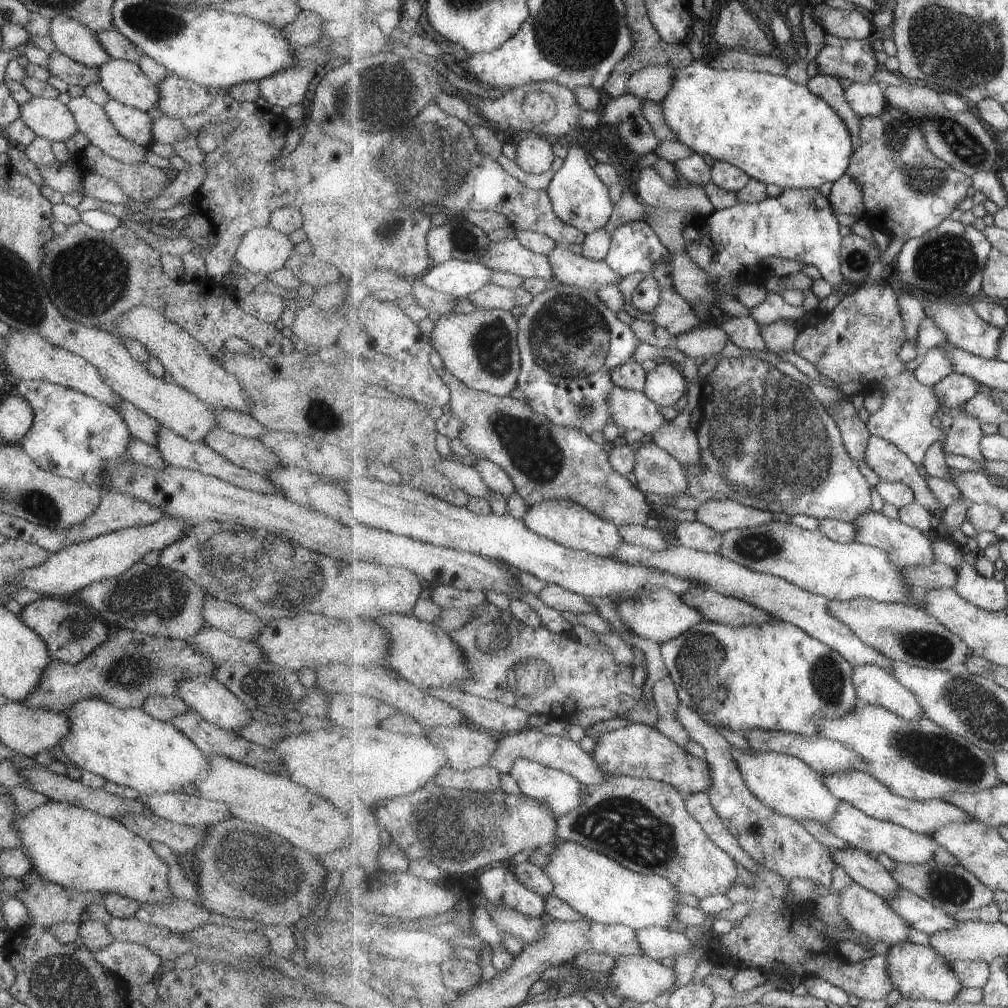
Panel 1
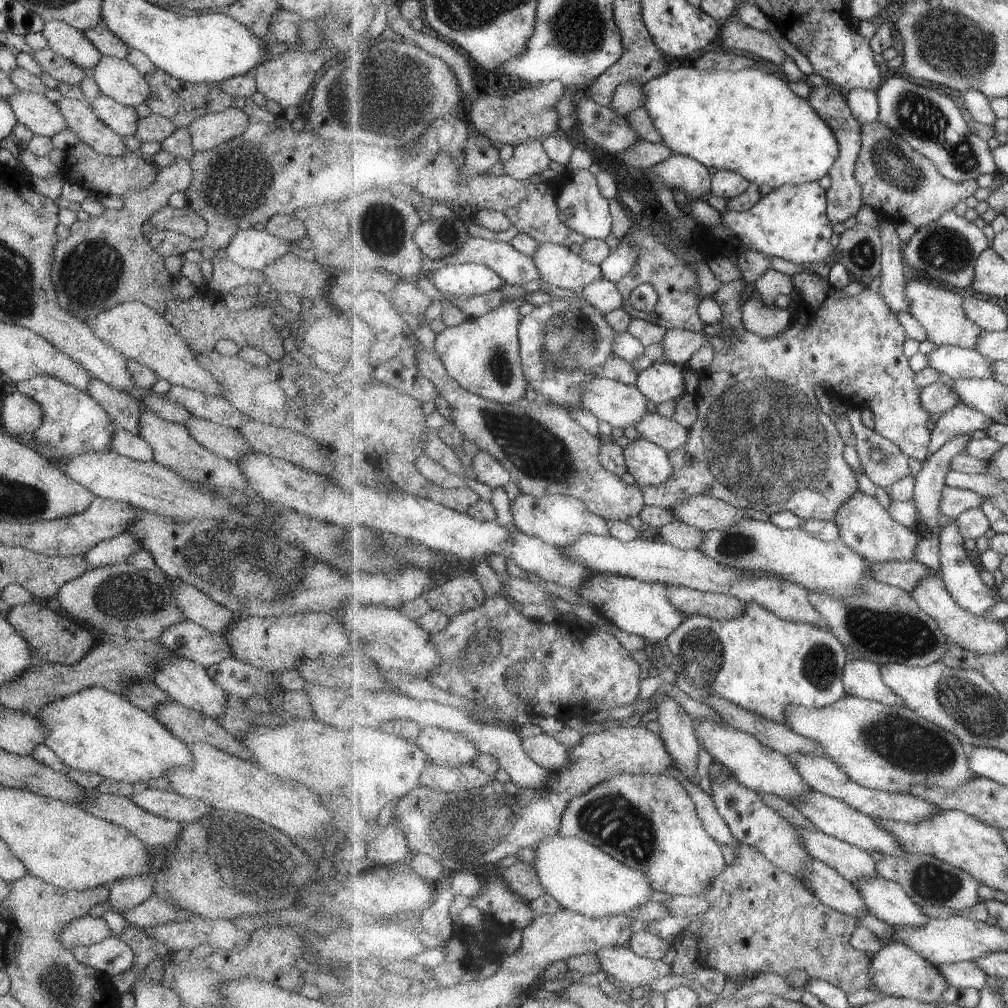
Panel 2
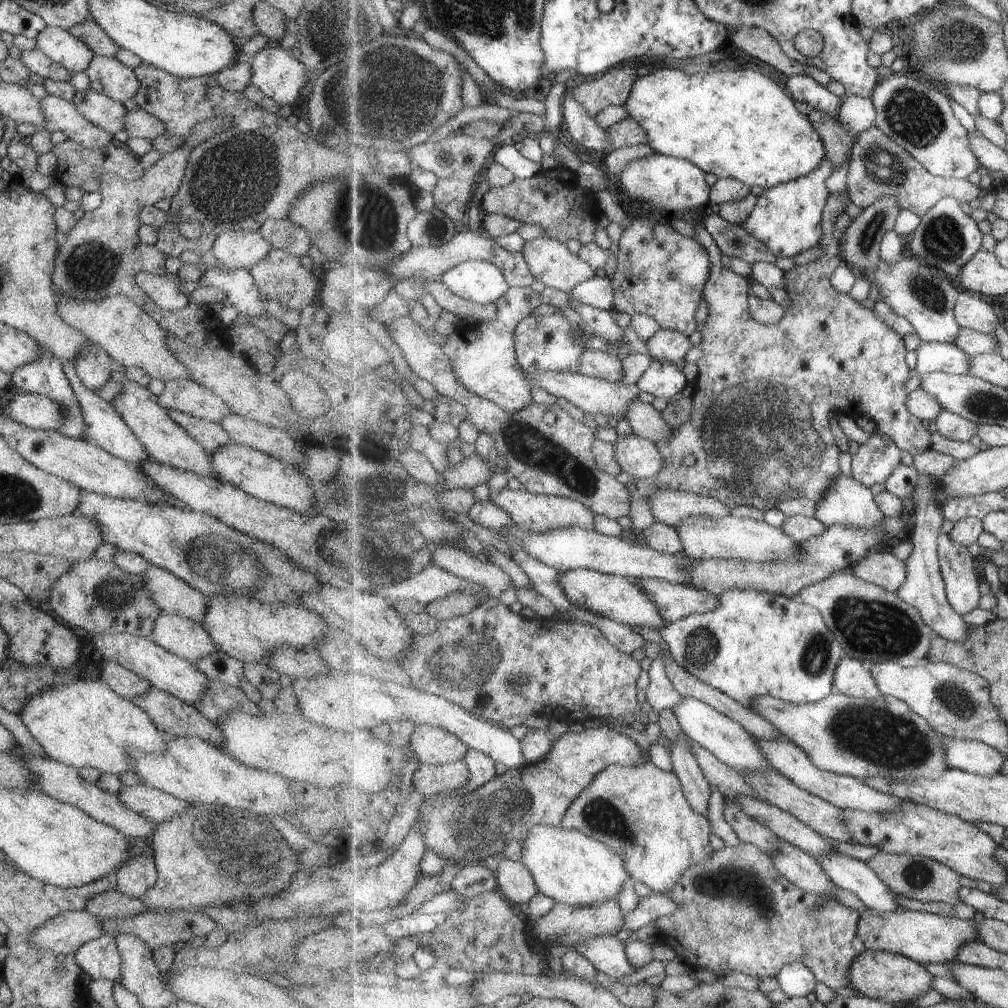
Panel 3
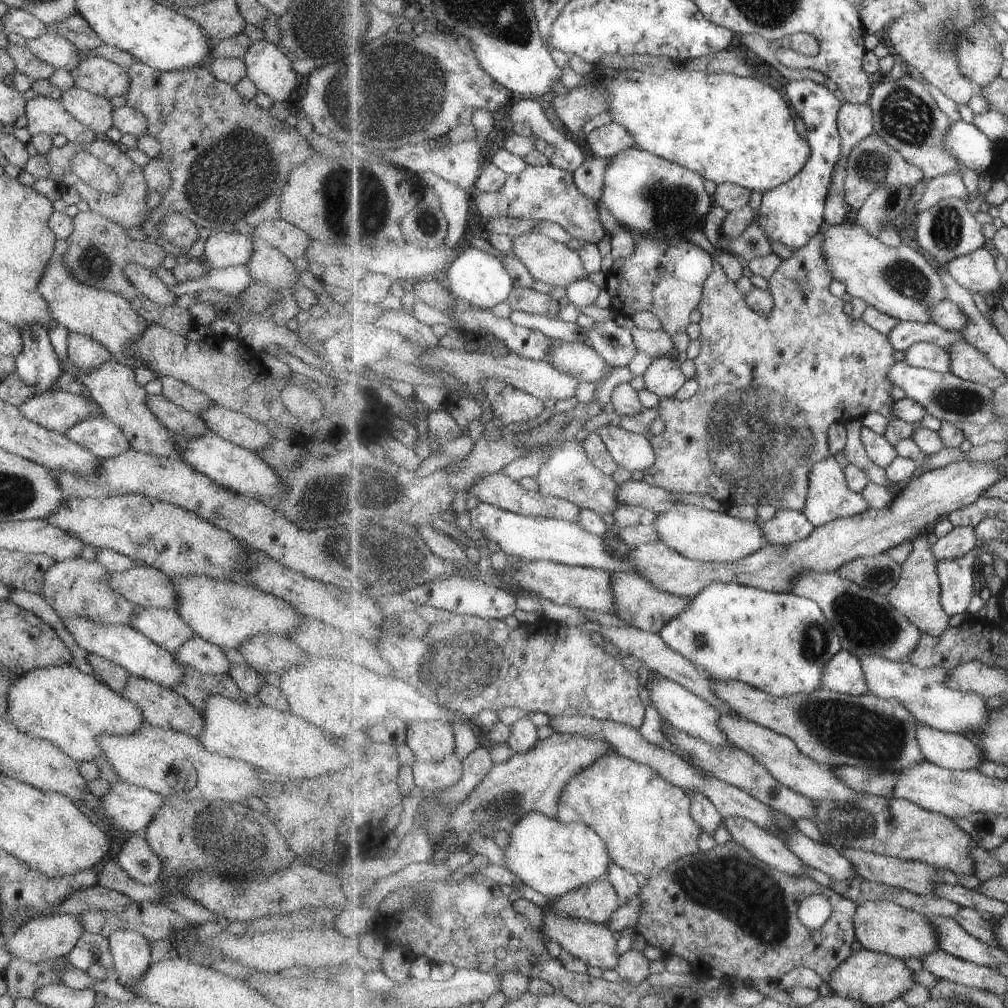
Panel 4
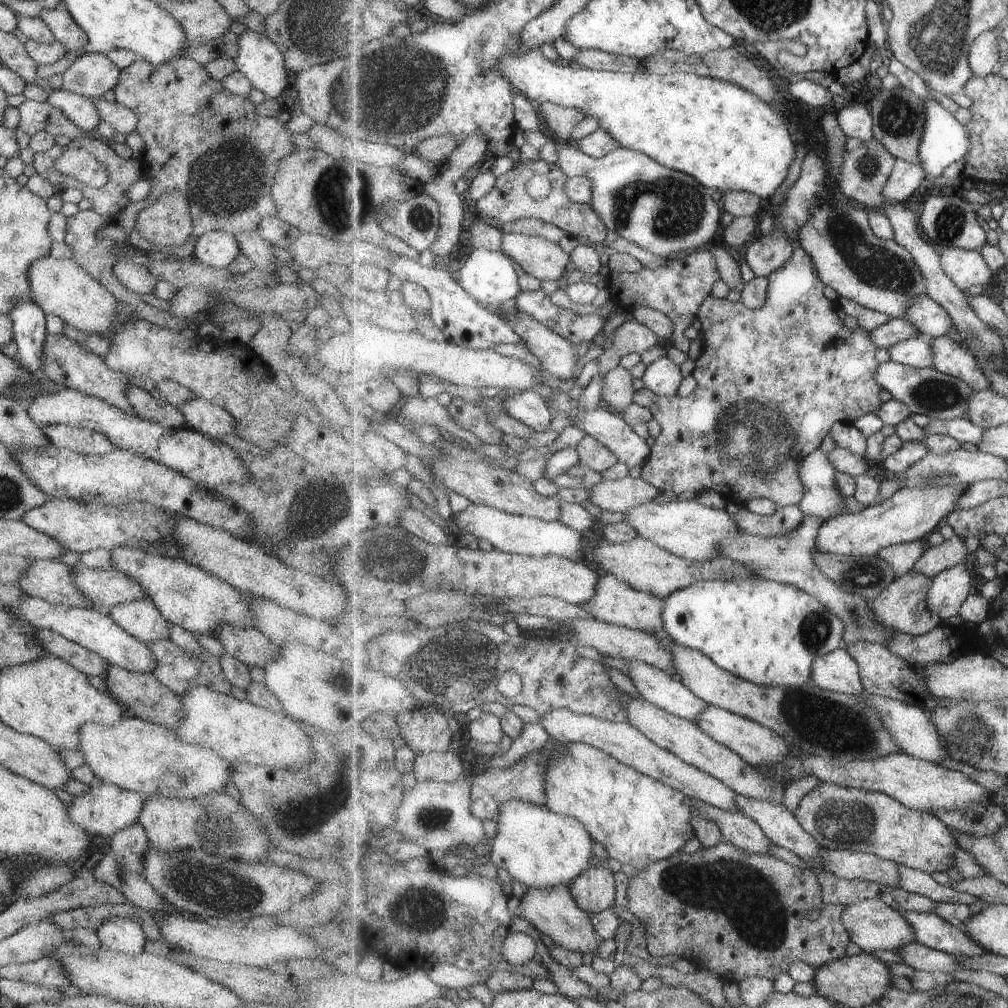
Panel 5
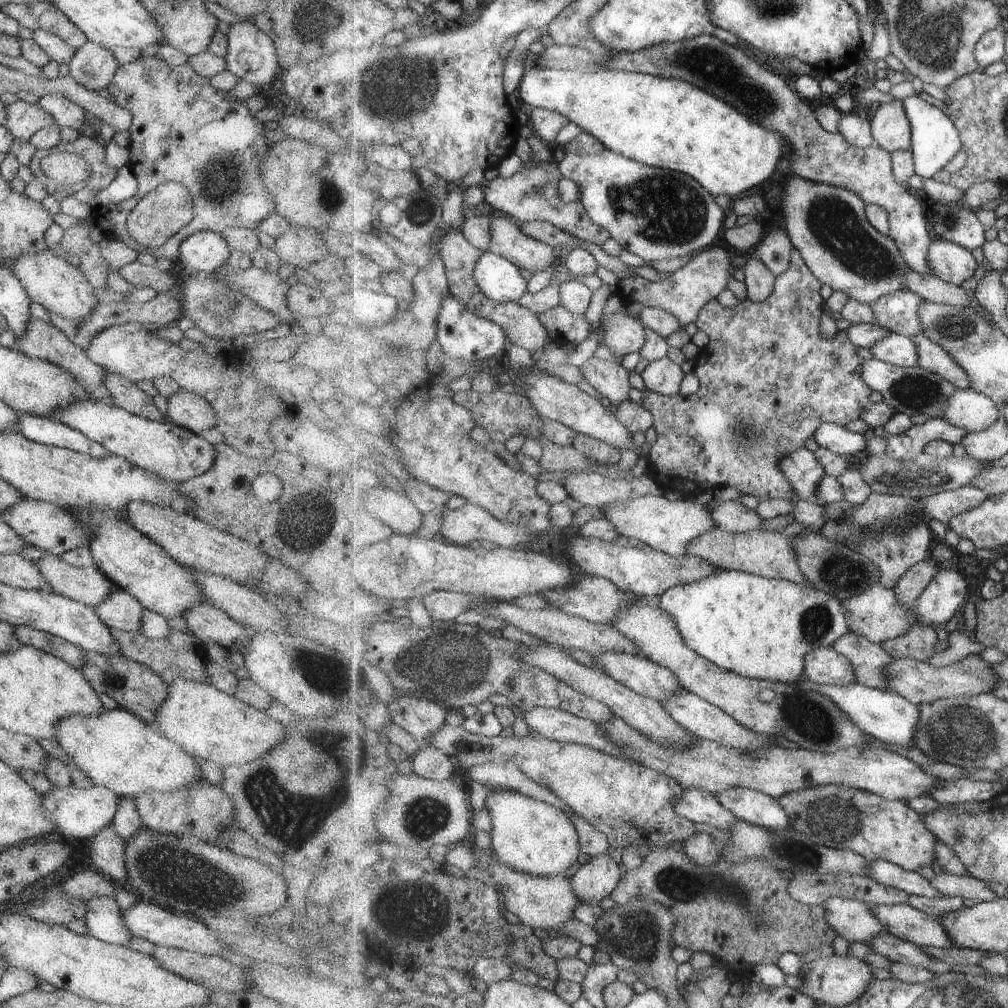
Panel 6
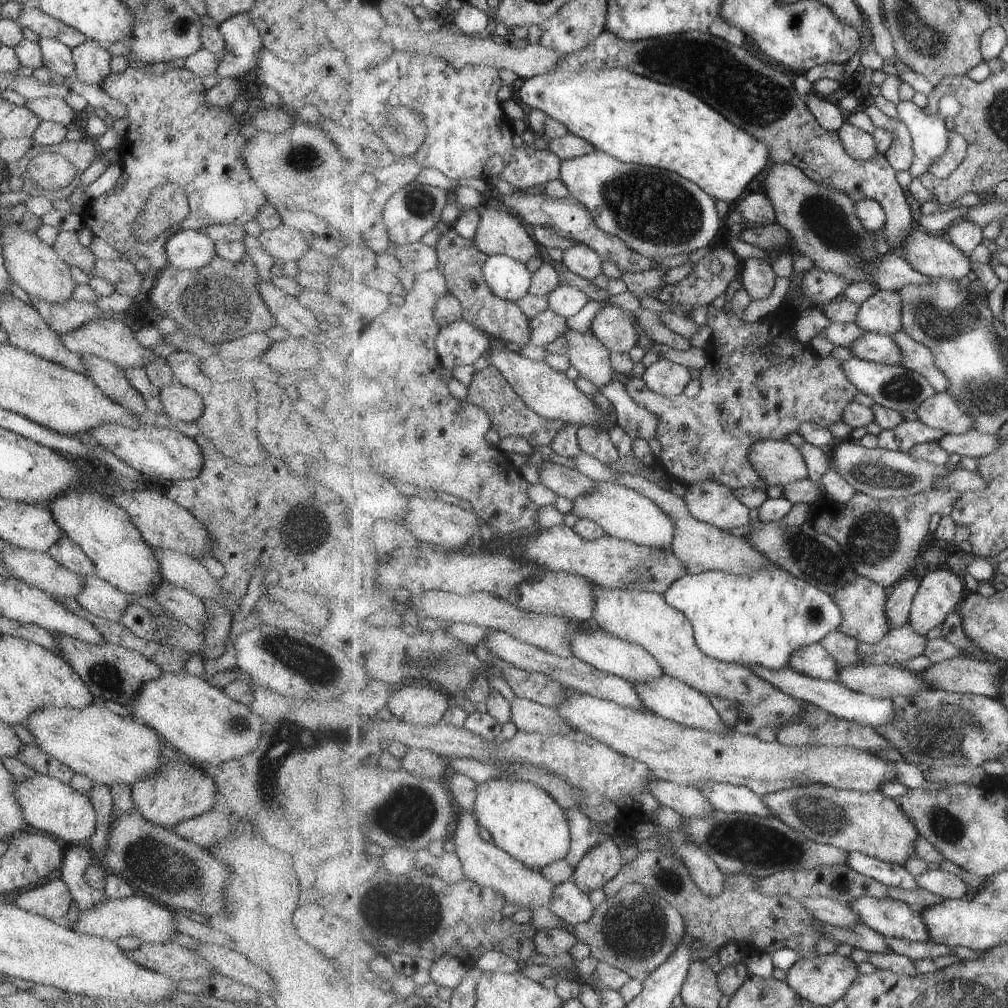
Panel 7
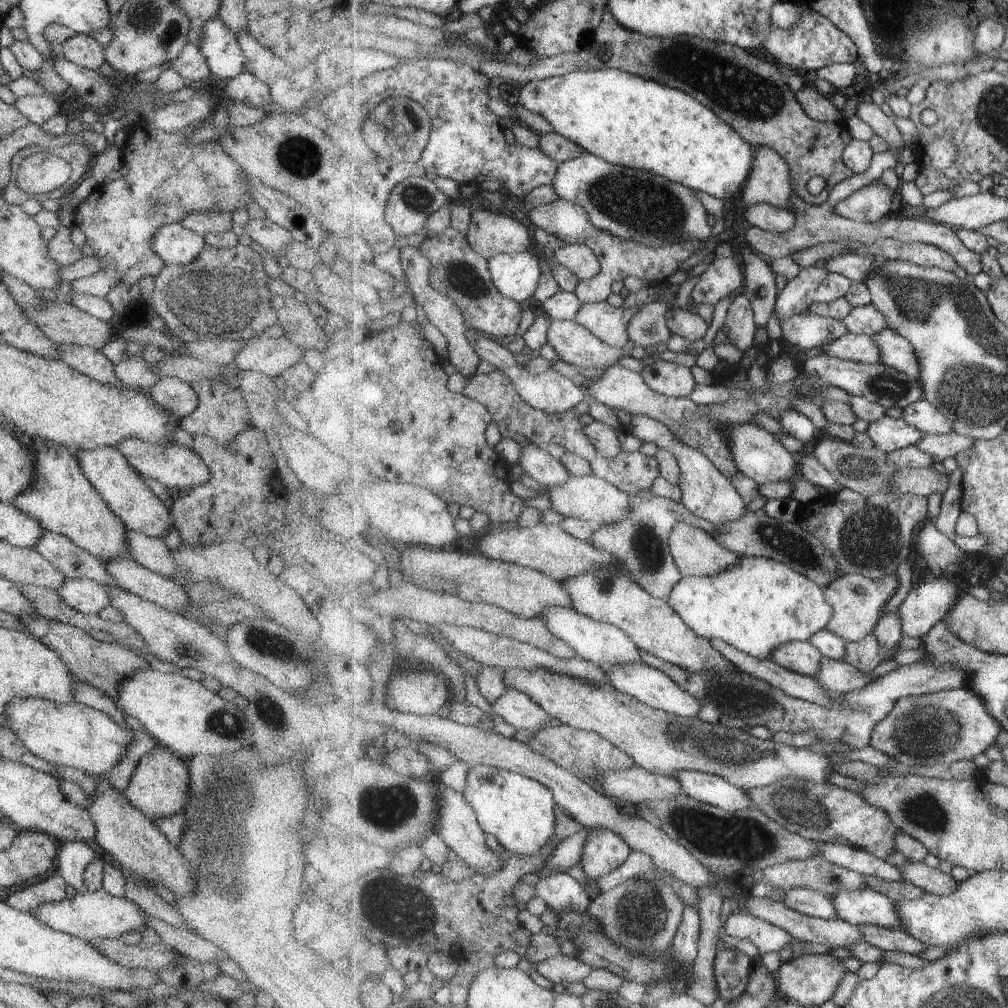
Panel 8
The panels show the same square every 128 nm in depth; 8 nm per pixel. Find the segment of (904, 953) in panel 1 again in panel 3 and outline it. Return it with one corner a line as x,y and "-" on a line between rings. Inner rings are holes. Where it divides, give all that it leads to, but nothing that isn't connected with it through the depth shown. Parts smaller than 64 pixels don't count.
865,948
852,962
849,988
852,988
856,994
875,1000
884,1000
891,1004
906,1002
911,1005
917,998
921,998
923,994
933,989
935,977
924,966
925,964
919,964
905,955

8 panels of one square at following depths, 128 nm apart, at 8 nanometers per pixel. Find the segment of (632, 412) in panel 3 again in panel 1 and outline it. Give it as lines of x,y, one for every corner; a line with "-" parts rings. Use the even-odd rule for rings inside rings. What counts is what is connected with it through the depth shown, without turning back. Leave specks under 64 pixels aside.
671,421
664,424
660,431
654,432
650,441
669,451
683,465
700,465
702,452
699,435
691,426
679,428

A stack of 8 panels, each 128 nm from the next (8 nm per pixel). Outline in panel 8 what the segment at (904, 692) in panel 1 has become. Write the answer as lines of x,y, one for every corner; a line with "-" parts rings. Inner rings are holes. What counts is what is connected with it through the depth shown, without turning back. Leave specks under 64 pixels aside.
789,641
780,644
770,658
783,668
815,677
823,665
824,654
809,641

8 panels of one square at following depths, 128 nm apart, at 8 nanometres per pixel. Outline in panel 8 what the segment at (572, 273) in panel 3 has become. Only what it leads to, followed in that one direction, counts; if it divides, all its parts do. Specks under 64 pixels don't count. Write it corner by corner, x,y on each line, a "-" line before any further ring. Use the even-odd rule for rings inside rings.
489,208
472,214
467,236
472,247
488,261
501,253
527,251
532,239
525,224

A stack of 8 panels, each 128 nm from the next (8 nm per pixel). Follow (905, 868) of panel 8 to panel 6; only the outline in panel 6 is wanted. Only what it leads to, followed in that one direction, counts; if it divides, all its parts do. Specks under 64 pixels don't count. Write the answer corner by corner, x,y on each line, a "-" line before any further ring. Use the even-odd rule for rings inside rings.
944,871
935,875
930,883
943,895
950,897
970,898
977,903
998,899
997,894
985,886
985,881
971,874
956,875

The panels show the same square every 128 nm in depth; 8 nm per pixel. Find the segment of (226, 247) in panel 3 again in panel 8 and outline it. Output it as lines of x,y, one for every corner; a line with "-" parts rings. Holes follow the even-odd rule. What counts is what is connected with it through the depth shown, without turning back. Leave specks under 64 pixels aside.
179,223
160,226
150,238
150,249
164,265
183,266
191,262
204,246
200,234
183,228

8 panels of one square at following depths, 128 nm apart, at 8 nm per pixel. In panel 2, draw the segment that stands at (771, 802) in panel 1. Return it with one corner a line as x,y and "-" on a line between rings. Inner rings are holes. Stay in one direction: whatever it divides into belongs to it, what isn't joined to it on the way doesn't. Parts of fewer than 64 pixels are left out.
715,720
696,722
697,737
703,744
702,748
714,759
721,760
746,788
779,796
791,804
799,802
801,798
807,798
809,792
813,792
813,786
801,776
797,764
790,757
763,745
753,734
745,734
730,725
717,724

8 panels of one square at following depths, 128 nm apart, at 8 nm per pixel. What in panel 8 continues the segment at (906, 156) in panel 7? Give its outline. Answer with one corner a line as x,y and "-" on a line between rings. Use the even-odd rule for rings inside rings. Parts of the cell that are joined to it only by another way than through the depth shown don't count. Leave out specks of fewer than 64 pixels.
861,103
857,106
856,113
863,122
869,123
877,135
881,135
890,146
904,147
903,136
899,126
895,124
895,114
887,116
881,106
874,103

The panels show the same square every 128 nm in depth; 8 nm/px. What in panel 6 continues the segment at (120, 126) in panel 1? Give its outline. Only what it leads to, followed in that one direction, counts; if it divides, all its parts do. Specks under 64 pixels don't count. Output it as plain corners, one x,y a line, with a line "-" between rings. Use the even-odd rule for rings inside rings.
45,95
39,97
35,104
52,116
54,123
60,128
69,126
78,130
83,122
83,109
65,97

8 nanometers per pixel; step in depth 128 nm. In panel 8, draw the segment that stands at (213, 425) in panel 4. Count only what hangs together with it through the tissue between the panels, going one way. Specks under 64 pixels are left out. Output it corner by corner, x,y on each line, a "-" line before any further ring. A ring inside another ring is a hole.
160,377
149,387
152,399
165,407
174,418
193,412
198,405
197,393
190,383
177,377

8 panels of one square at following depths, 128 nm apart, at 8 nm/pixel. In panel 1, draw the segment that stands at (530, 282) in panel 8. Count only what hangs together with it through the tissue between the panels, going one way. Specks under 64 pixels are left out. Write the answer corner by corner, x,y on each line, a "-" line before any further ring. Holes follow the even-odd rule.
450,261
433,264
421,280
444,295
468,297
491,283
494,270
479,261

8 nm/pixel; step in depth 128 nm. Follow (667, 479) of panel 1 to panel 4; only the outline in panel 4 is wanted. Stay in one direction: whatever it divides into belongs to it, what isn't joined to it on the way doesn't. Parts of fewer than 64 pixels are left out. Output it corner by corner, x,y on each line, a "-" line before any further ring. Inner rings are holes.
610,423
601,426
598,433
603,437
617,464
630,472
645,472
656,462
654,446
647,436
627,431

